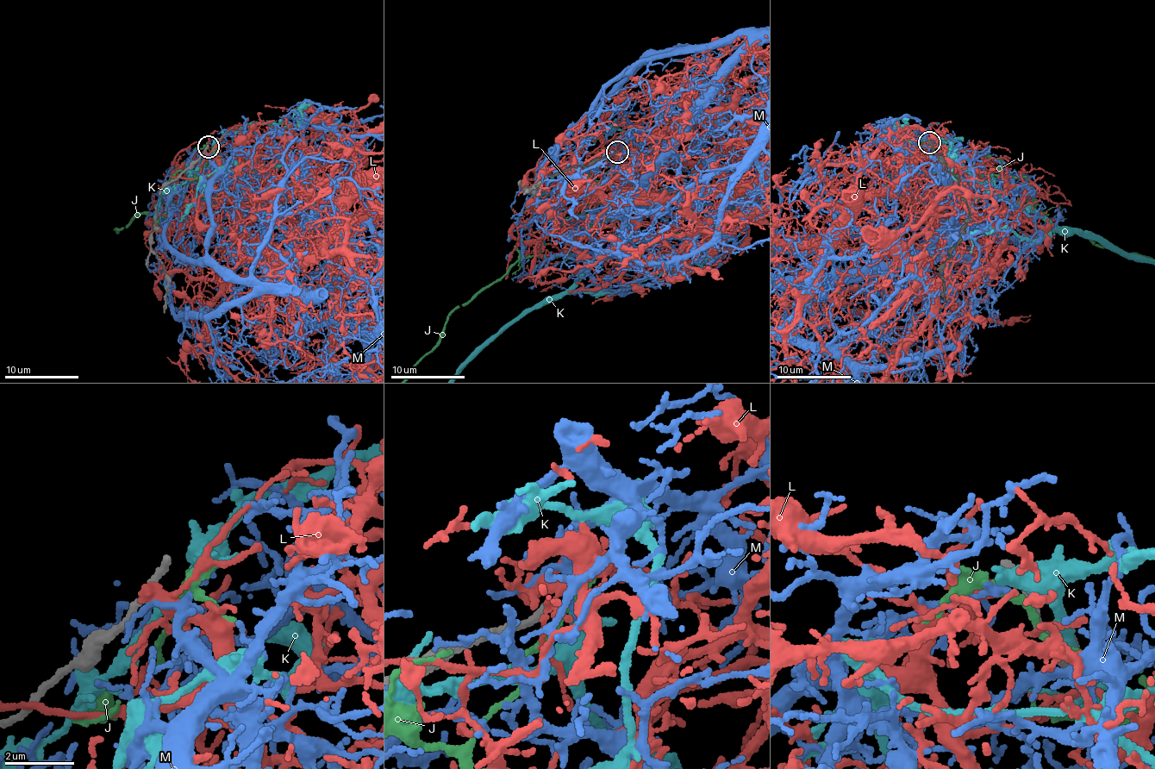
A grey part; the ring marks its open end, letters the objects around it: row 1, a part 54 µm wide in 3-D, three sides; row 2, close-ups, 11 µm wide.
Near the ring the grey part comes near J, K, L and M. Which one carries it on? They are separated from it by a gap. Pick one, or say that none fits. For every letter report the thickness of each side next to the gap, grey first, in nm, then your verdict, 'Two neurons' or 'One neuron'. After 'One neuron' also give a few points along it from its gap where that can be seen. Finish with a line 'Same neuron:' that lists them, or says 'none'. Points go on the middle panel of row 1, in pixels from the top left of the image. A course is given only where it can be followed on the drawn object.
J: Thickness 240 nm (grey) against 240 nm. Two neurons
K: Thickness 240 nm (grey) against 360 nm. Two neurons
L: Thickness 240 nm (grey) against 320 nm. Two neurons
M: Thickness 240 nm (grey) against 240 nm. Two neurons
Same neuron: none

